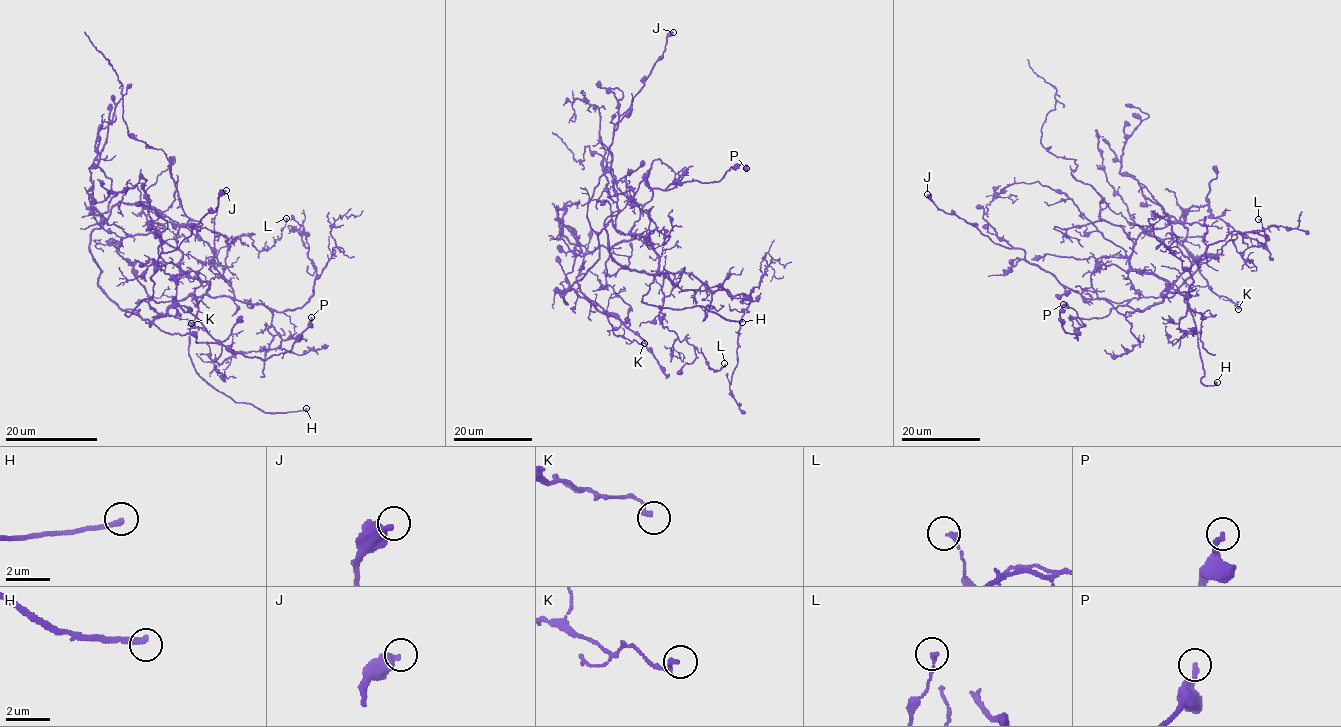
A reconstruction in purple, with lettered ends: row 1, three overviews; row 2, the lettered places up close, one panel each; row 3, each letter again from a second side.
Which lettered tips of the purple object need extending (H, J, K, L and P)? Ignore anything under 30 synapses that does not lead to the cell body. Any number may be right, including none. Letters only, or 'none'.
H

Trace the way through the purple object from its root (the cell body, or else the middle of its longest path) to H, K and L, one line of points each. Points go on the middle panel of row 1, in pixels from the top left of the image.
H: (656, 272), (642, 302), (679, 309), (701, 305), (726, 319), (742, 322)
K: (656, 272), (654, 248), (634, 234), (589, 251), (577, 277), (615, 335), (644, 343)
L: (656, 272), (680, 275), (663, 298), (659, 322), (680, 342), (695, 347), (714, 370), (724, 363)

